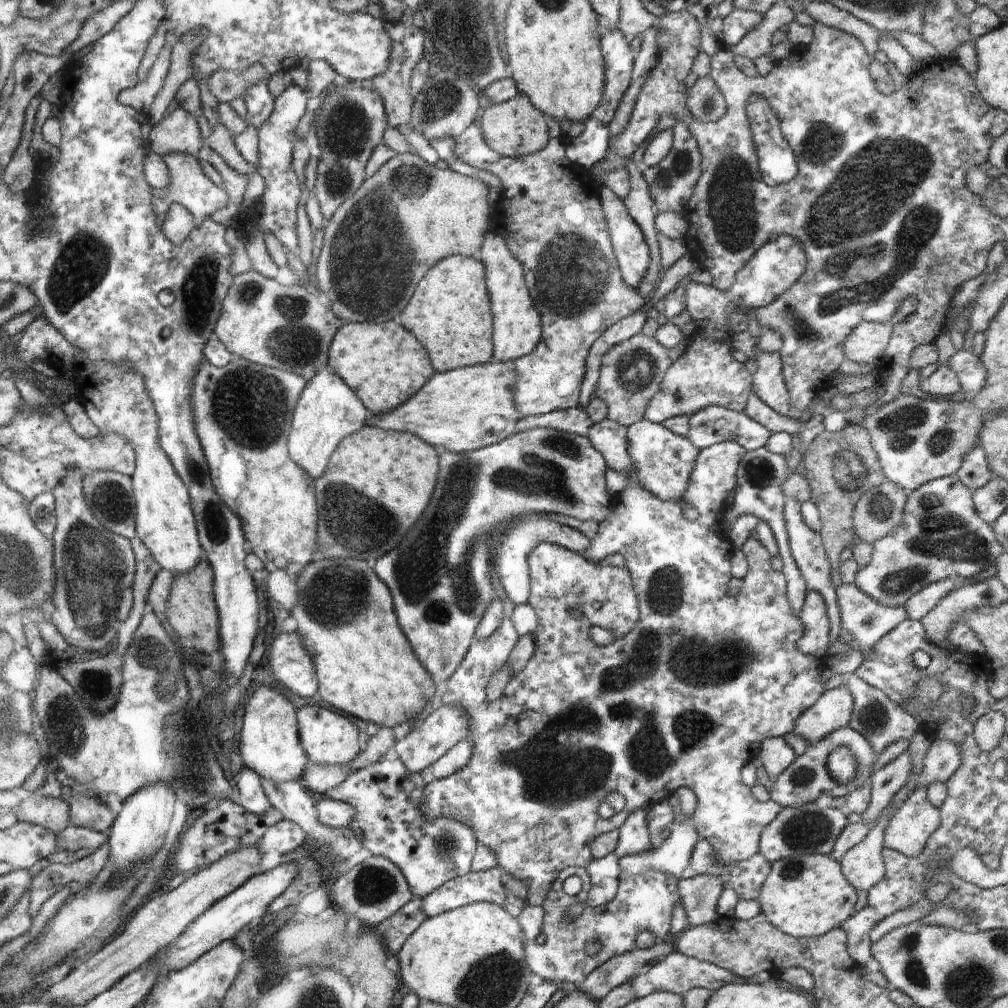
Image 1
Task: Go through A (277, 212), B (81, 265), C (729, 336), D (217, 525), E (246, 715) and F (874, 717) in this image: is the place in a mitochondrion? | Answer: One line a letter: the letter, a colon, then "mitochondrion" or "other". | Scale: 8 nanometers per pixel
A: other
B: mitochondrion
C: other
D: mitochondrion
E: other
F: mitochondrion

